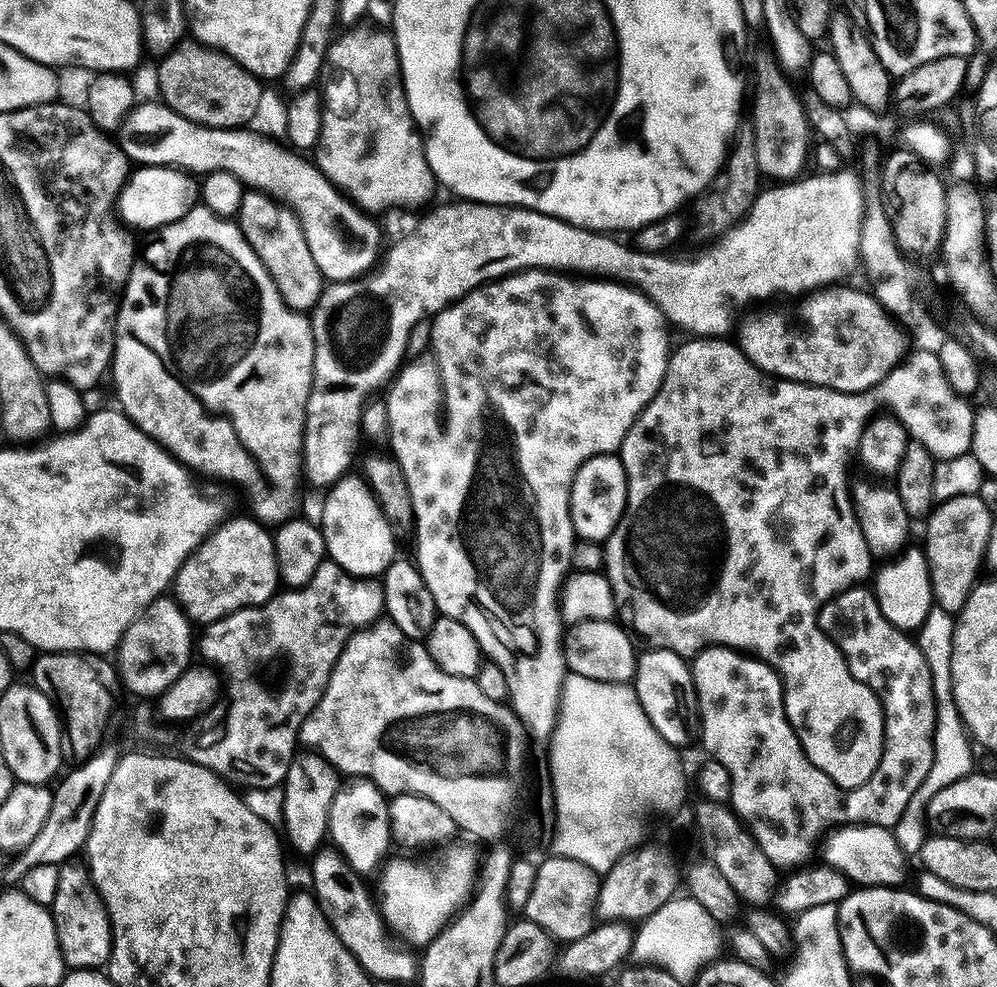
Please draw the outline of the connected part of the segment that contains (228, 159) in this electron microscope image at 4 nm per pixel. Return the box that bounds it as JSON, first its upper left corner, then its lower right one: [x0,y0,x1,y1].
[118,103,382,281]

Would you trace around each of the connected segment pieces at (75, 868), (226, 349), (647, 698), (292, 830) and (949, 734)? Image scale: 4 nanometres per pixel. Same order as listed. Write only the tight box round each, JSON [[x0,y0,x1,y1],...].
[[50,862,112,970],[110,206,314,526],[634,648,698,746],[282,752,342,858],[894,607,973,857]]

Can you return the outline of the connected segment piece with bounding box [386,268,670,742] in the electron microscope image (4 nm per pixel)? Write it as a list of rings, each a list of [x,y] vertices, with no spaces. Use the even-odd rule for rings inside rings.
[[[529,268],[527,270],[514,272],[510,276],[502,276],[499,280],[490,280],[488,283],[480,285],[479,288],[475,288],[473,292],[466,293],[462,299],[455,300],[455,302],[448,305],[447,308],[443,308],[442,311],[437,312],[431,323],[431,345],[415,358],[409,359],[407,363],[395,373],[394,379],[387,389],[387,392],[389,391],[388,396],[386,395],[386,403],[388,406],[386,440],[392,443],[392,449],[390,449],[391,455],[398,462],[402,474],[406,474],[406,486],[410,488],[410,498],[412,499],[412,518],[414,521],[414,529],[416,528],[416,556],[414,555],[414,563],[422,574],[422,582],[426,582],[426,590],[430,590],[430,594],[434,598],[437,613],[462,622],[462,626],[466,626],[466,630],[470,630],[470,634],[474,634],[481,653],[483,653],[491,663],[496,664],[498,670],[502,670],[502,674],[506,674],[506,686],[510,686],[510,694],[508,695],[510,707],[512,711],[516,713],[517,718],[519,718],[525,733],[527,733],[531,739],[533,736],[534,739],[544,742],[551,737],[553,730],[556,728],[556,713],[560,710],[560,692],[564,688],[564,678],[566,675],[566,665],[564,663],[566,625],[562,619],[560,596],[566,577],[572,568],[572,547],[576,545],[578,539],[576,531],[572,528],[572,519],[570,518],[572,483],[580,467],[590,458],[619,453],[620,444],[626,438],[630,426],[634,426],[638,414],[651,402],[654,394],[662,386],[664,375],[668,369],[668,357],[670,355],[670,343],[668,344],[667,332],[669,329],[666,327],[666,321],[663,313],[660,312],[660,307],[635,286],[629,286],[624,282],[613,282],[608,278],[573,278],[563,271],[545,270],[543,268]]]

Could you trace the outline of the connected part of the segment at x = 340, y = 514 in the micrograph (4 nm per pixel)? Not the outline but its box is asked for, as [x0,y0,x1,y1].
[318,474,397,578]

